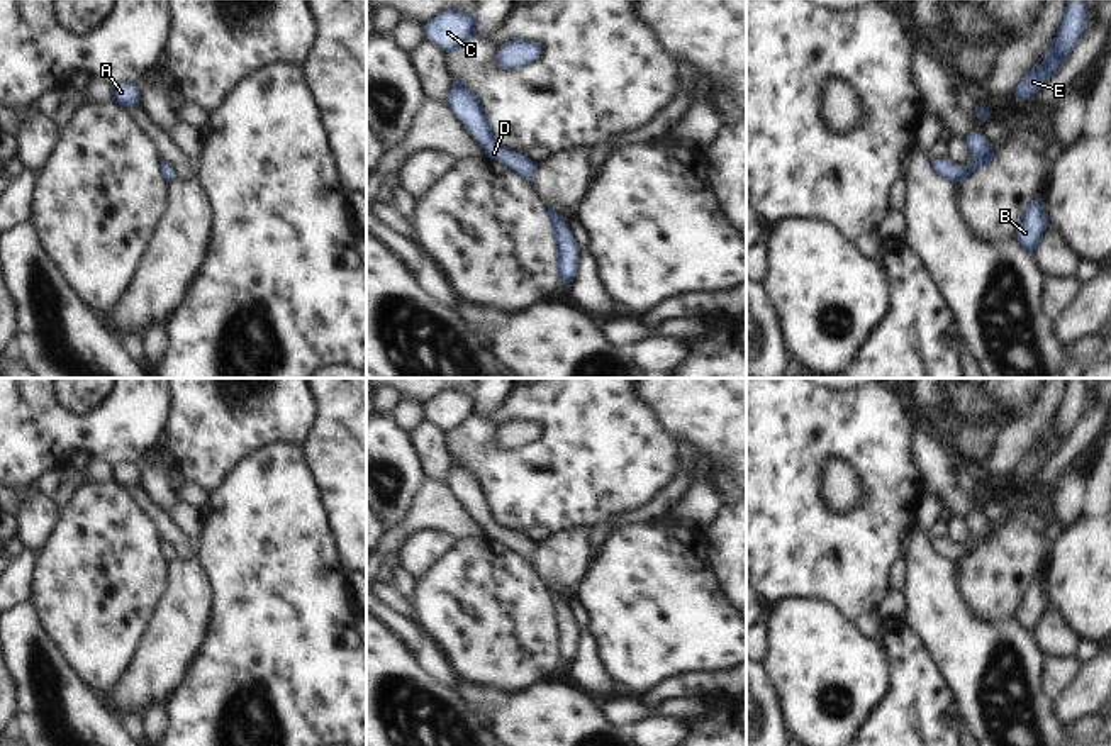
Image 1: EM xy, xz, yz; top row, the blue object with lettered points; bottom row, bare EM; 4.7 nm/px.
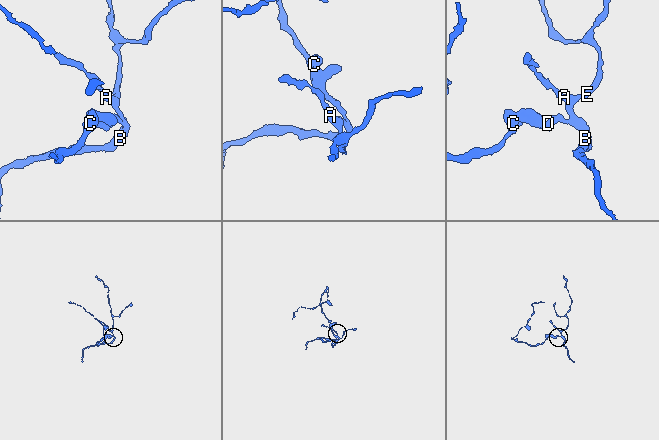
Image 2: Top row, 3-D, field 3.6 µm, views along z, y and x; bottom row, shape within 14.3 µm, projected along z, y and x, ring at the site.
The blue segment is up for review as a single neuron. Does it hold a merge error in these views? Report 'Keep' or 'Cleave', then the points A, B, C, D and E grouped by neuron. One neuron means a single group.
Keep. Groups: A B C D E

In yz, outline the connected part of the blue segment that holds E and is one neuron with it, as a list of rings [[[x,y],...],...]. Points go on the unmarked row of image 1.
[[[1067,378],[1064,398],[1052,426],[1043,432],[1043,444],[1028,451],[1014,468],[1014,478],[1024,480],[1033,475],[1060,449],[1072,429],[1079,424],[1087,407],[1084,378]]]

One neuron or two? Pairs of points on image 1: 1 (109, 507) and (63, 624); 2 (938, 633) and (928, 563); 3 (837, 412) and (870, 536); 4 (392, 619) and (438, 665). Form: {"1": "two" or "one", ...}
{"1": "one", "2": "one", "3": "one", "4": "one"}

